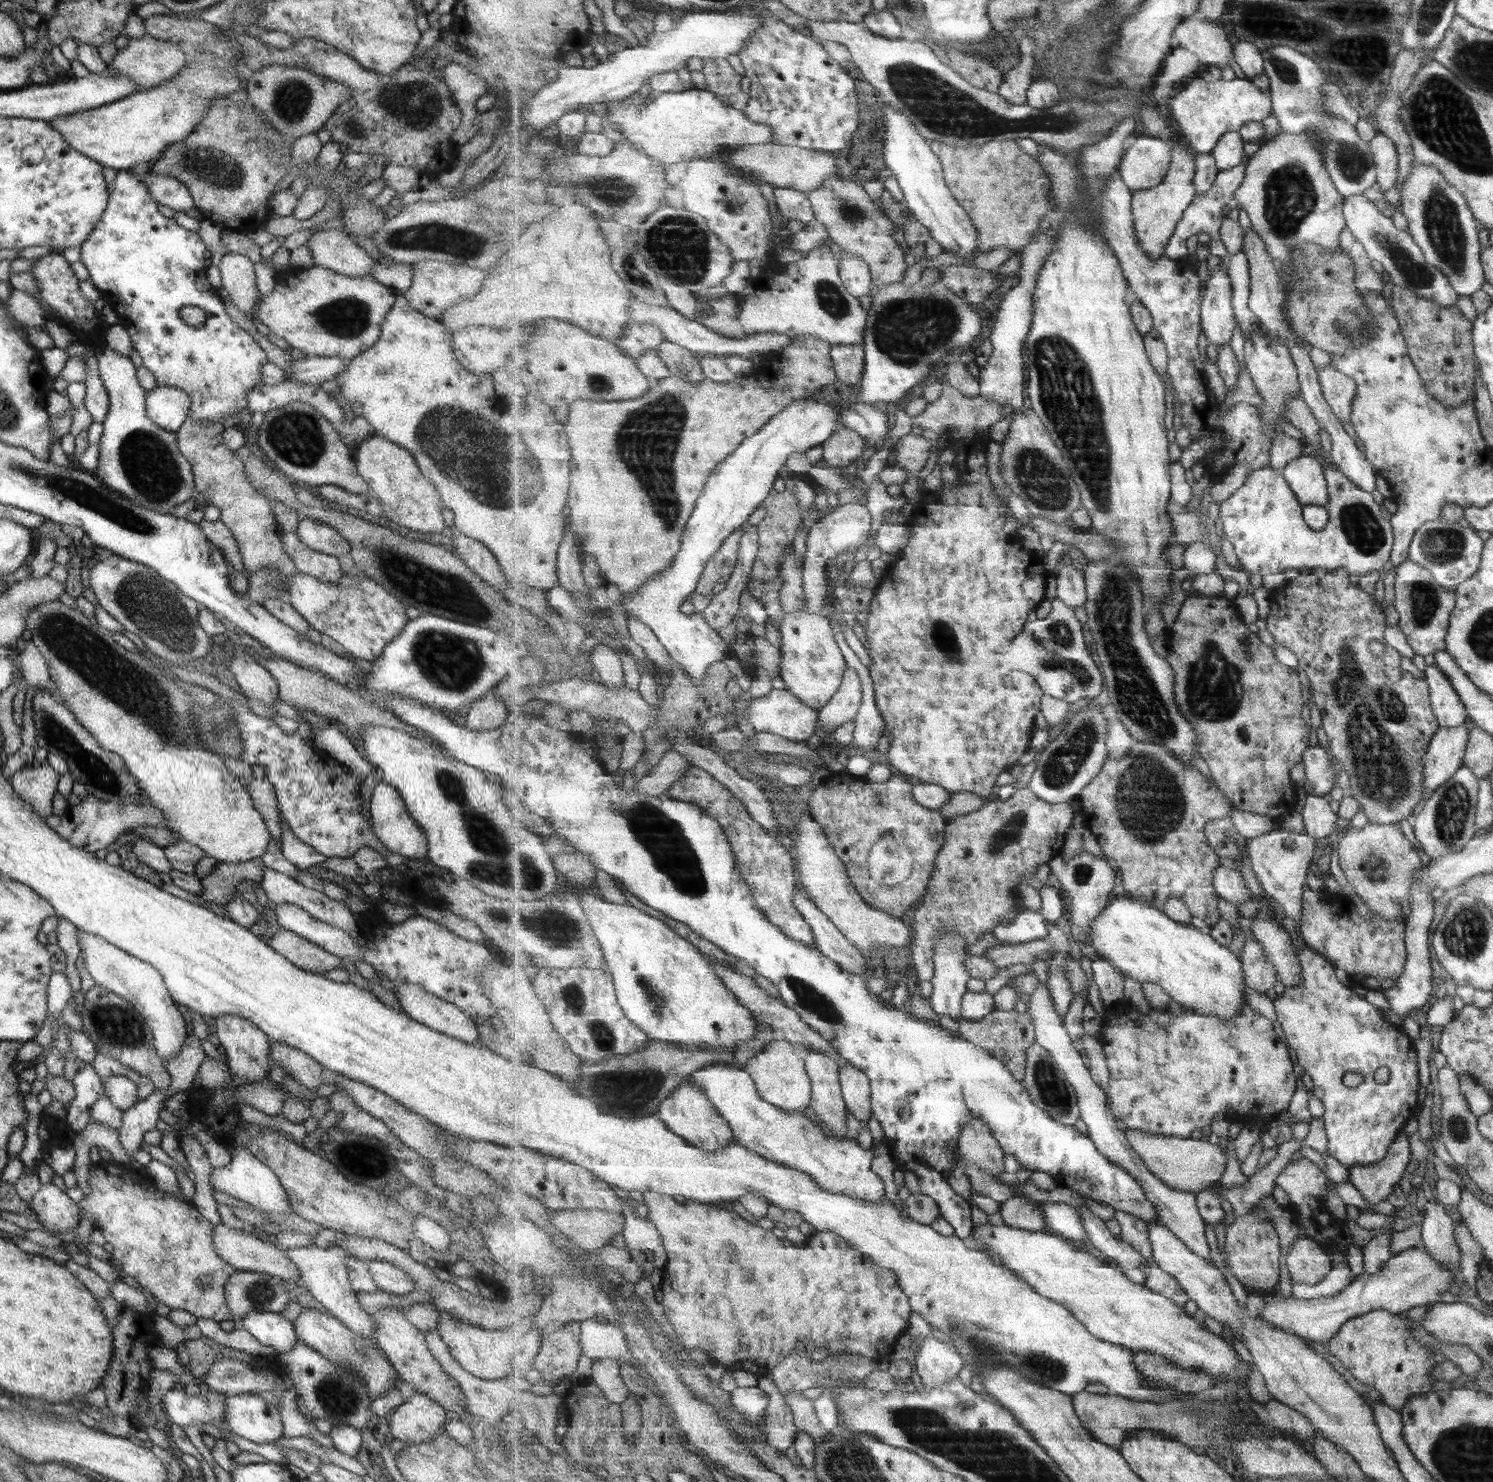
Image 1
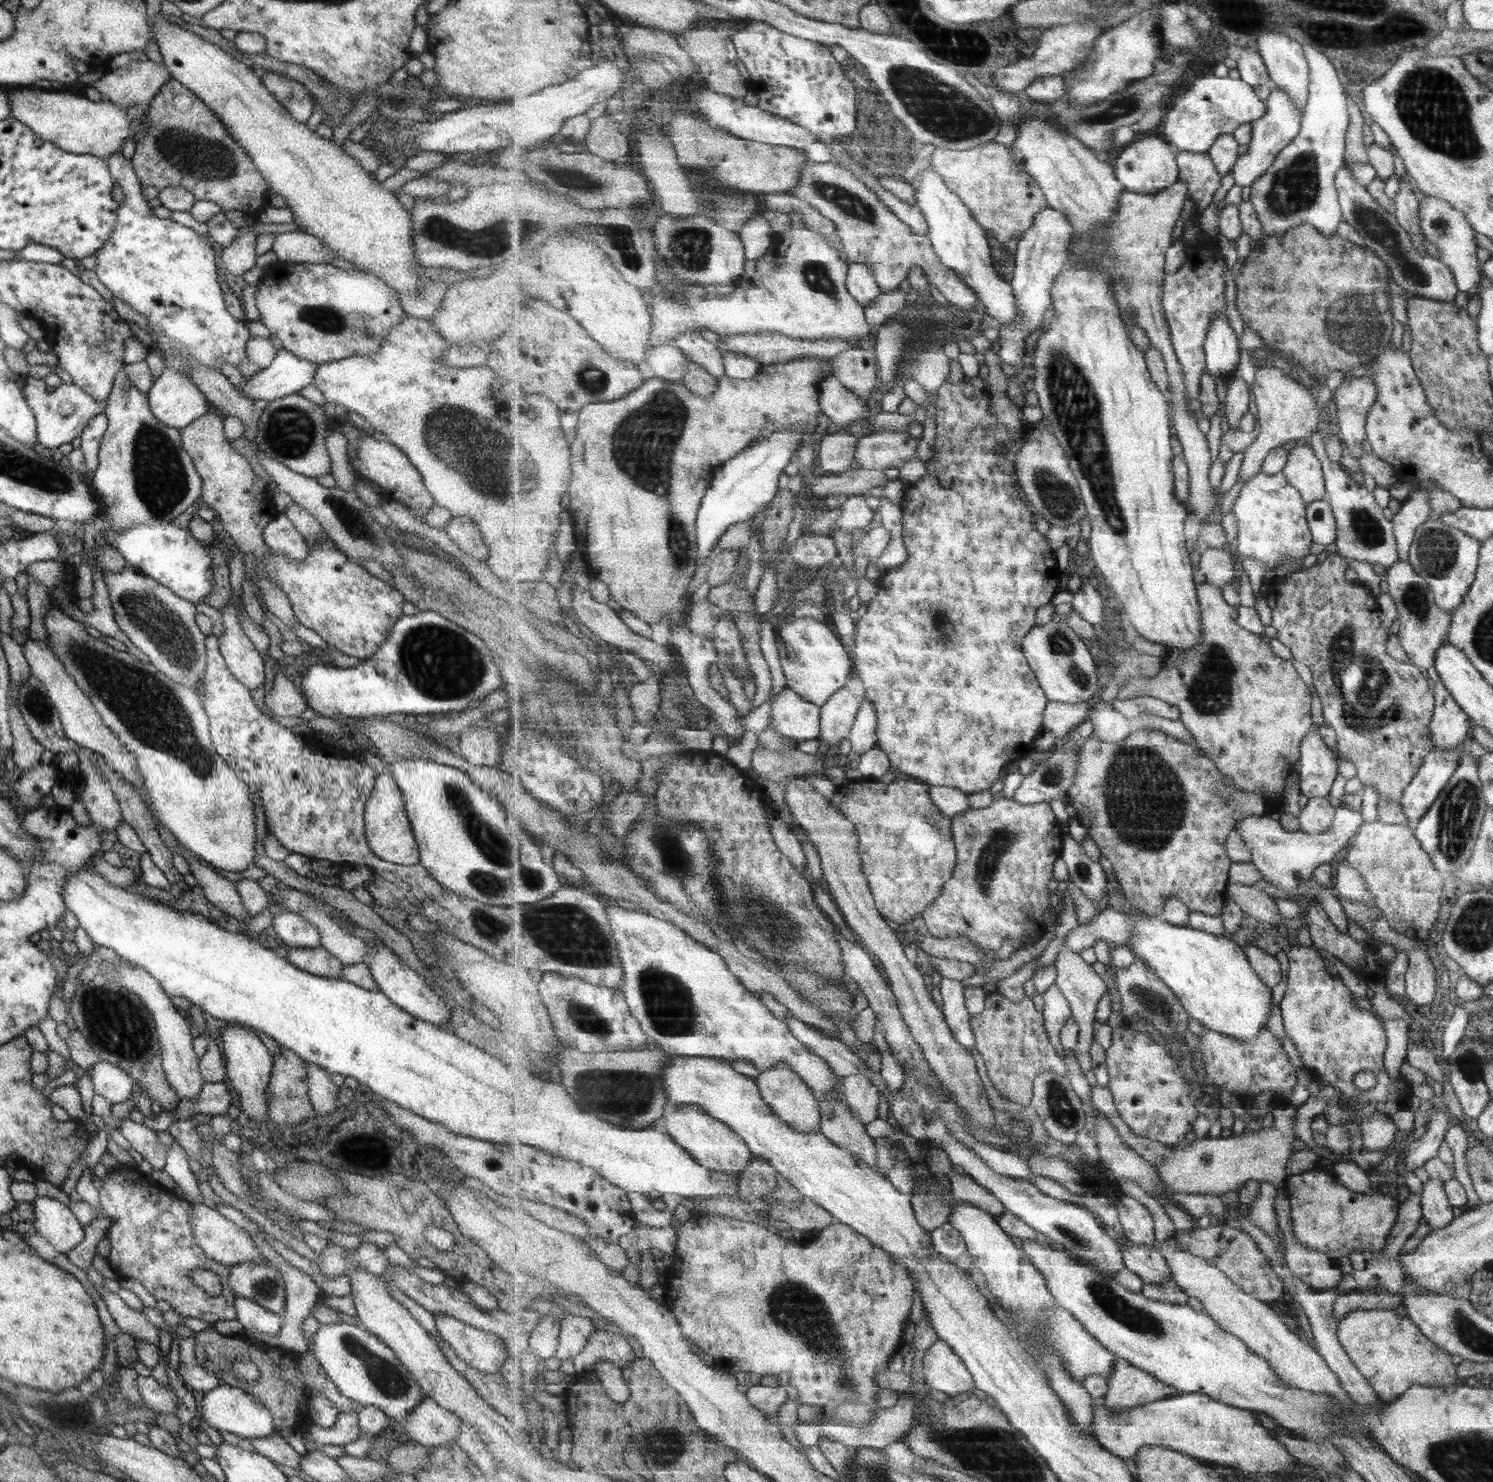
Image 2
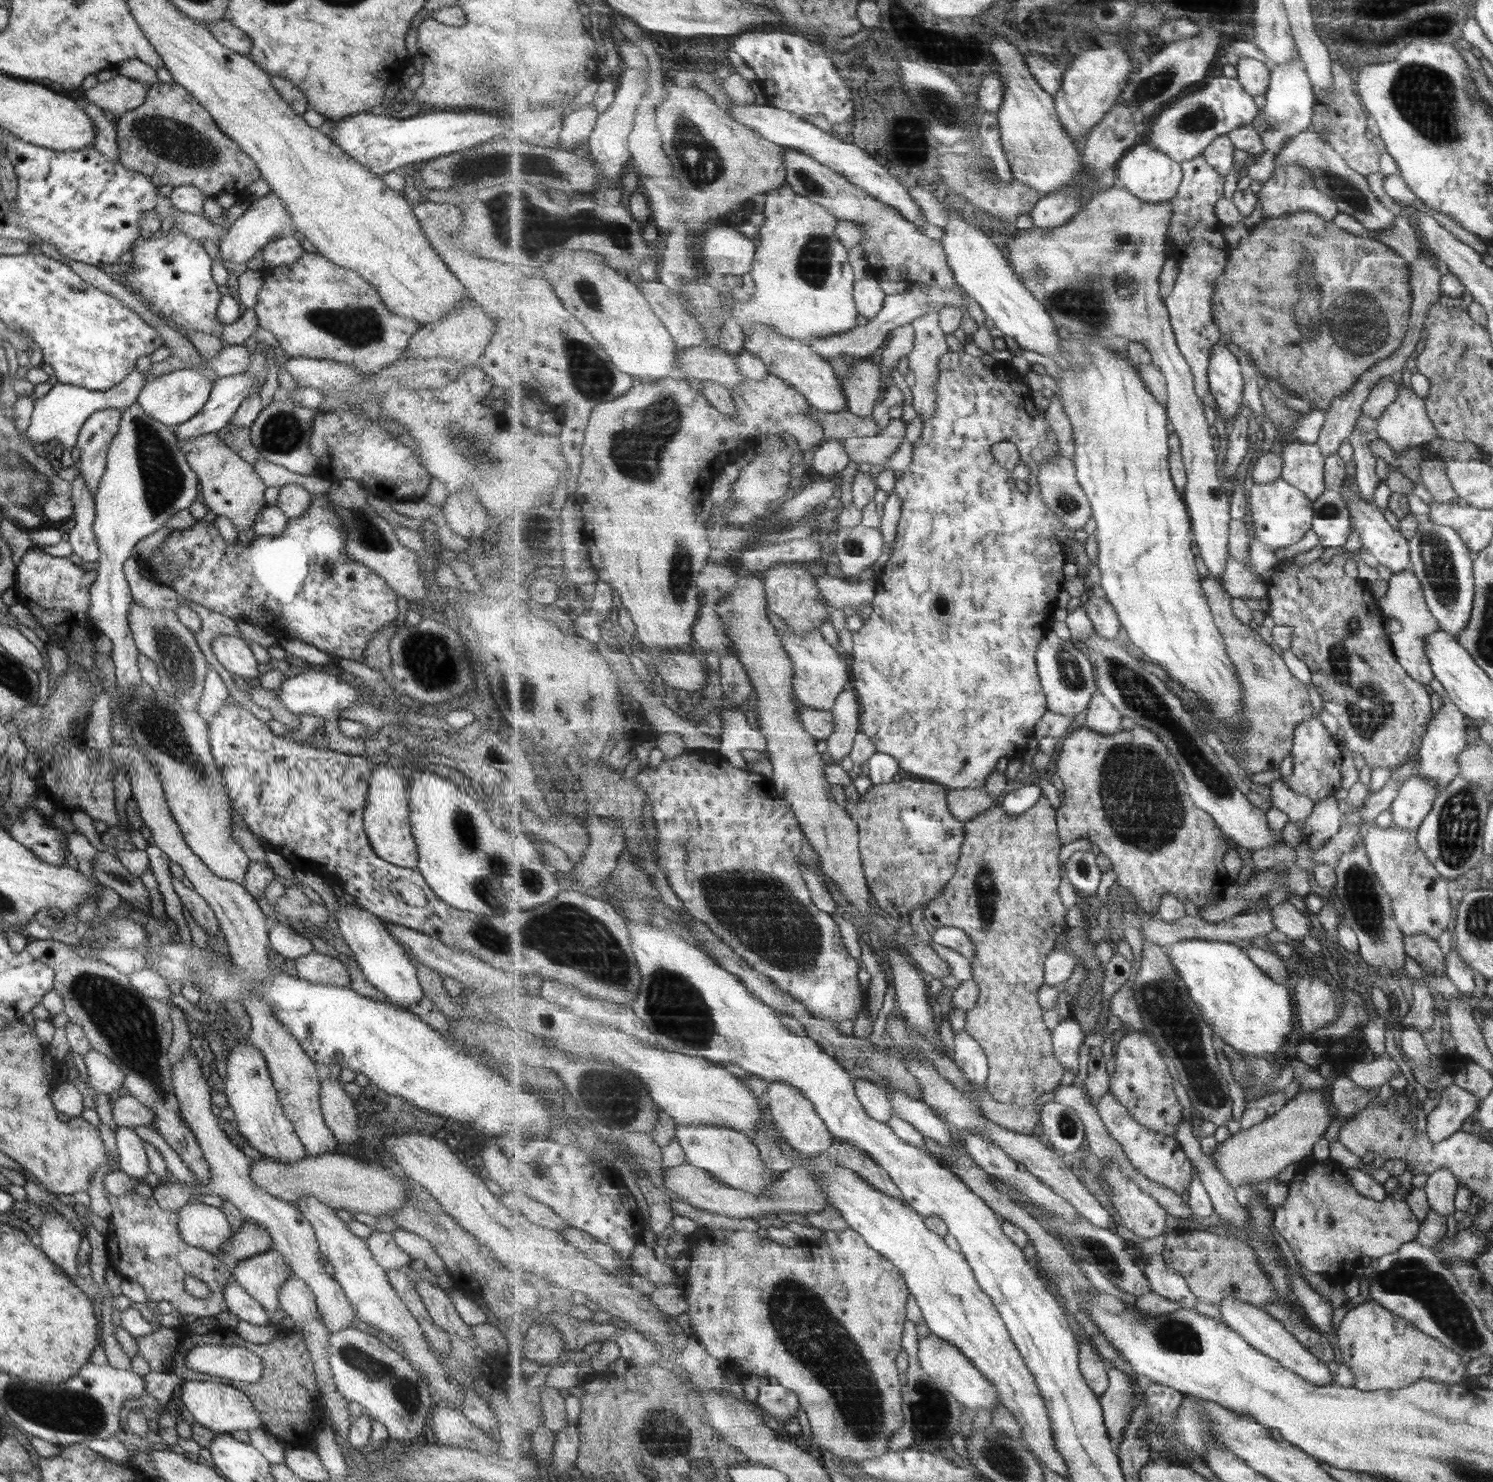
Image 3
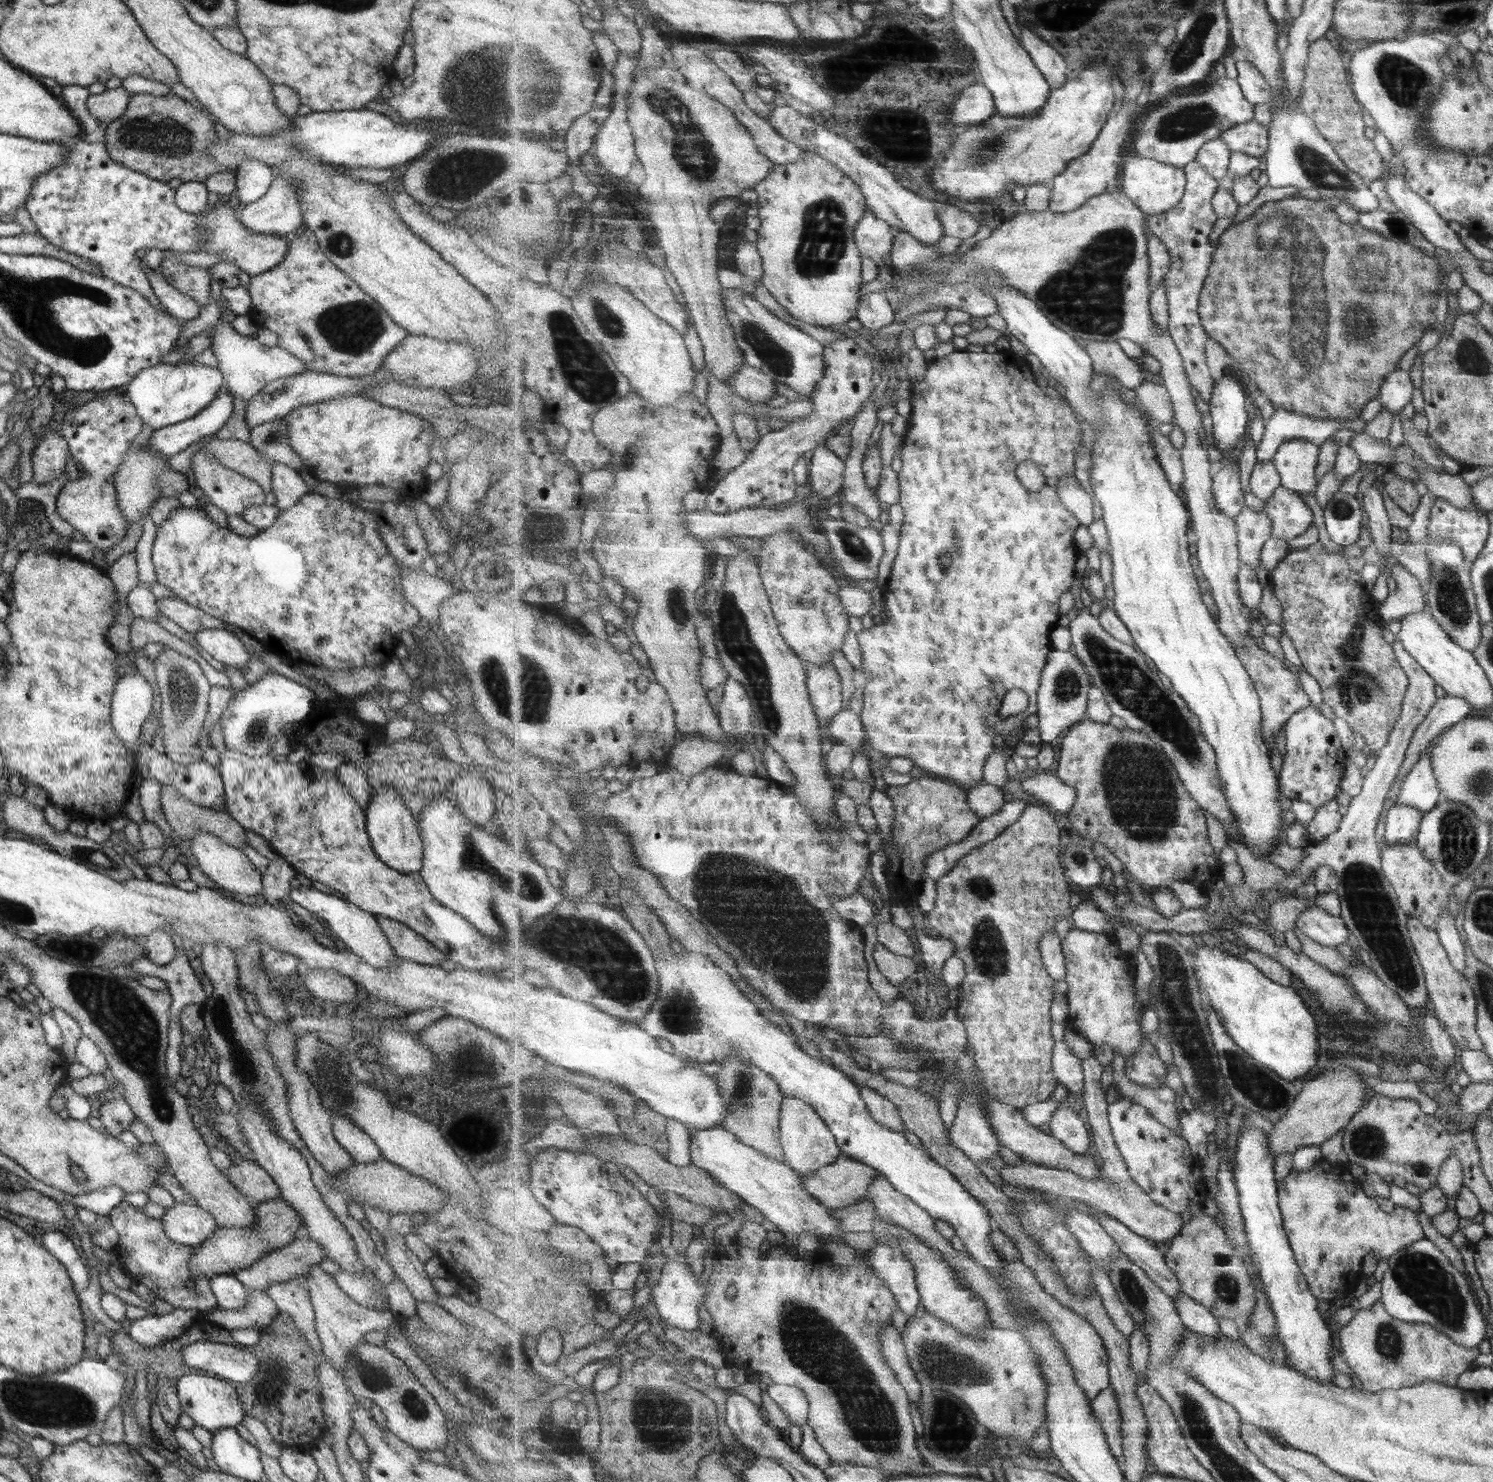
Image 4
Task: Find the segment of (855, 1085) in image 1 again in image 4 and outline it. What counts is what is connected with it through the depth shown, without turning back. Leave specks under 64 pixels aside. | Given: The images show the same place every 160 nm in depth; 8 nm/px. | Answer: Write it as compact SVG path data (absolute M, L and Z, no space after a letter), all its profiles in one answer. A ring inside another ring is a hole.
M865 1085L861 1086L861 1094L869 1112L873 1115L873 1118L877 1119L877 1122L901 1133L906 1129L898 1106L893 1104L885 1095L879 1094L876 1090Z

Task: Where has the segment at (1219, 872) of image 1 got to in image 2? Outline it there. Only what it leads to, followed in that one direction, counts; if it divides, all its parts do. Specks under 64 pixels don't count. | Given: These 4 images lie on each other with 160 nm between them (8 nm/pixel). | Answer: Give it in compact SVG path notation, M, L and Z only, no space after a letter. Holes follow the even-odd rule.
M1229 883L1227 897L1231 897L1249 916L1259 922L1281 924L1283 916L1279 913L1279 905L1273 897L1263 890L1257 890L1252 885Z

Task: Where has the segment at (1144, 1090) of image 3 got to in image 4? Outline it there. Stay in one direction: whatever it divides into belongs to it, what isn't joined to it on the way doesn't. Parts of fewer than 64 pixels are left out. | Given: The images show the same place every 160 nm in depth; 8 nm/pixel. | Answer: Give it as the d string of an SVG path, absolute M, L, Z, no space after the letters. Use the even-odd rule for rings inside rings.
M1152 1039L1144 1040L1136 1054L1127 1060L1126 1073L1133 1082L1149 1088L1163 1086L1163 1080L1167 1076L1167 1064L1159 1058Z

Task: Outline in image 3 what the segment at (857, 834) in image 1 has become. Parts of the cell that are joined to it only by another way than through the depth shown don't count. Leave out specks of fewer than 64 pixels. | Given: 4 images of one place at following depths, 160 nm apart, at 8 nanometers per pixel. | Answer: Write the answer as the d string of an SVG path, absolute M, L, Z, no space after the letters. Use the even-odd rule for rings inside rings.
M902 779L871 785L858 803L848 803L846 810L860 828L860 851L872 898L879 909L892 918L909 922L910 912L924 908L955 876L966 837L965 823L953 816L948 803L949 788L933 781Z

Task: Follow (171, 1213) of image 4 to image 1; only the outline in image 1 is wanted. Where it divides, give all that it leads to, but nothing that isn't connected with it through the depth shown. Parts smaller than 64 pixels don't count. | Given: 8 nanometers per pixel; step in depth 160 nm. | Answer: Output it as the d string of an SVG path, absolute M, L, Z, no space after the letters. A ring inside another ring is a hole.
M222 1223L217 1224L217 1226L213 1226L213 1250L221 1260L224 1260L236 1271L267 1273L280 1278L288 1286L292 1286L299 1280L295 1265L287 1260L284 1254L276 1249L276 1246L259 1241L250 1232L245 1233L243 1230L227 1228Z

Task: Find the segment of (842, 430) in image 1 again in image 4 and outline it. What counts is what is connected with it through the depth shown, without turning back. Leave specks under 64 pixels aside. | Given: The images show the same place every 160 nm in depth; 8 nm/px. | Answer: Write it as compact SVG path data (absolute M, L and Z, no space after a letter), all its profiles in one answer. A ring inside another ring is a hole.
M823 444L813 451L808 462L813 493L834 500L844 489L846 461Z

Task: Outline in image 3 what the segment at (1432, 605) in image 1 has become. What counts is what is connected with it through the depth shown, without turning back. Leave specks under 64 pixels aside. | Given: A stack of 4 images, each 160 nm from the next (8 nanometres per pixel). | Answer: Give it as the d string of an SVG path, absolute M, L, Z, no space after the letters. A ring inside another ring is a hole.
M1409 568L1391 573L1384 596L1376 601L1383 618L1386 620L1395 618L1401 626L1398 633L1391 633L1388 636L1391 652L1399 666L1409 678L1421 685L1427 685L1433 680L1433 674L1424 653L1424 636L1439 630L1437 621L1426 607L1419 581Z

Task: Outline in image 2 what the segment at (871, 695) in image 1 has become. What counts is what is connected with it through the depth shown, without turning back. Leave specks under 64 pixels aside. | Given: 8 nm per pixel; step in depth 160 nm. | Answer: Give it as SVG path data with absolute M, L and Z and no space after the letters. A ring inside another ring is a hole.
M866 693L863 695L861 709L848 738L852 743L852 751L859 756L878 747L877 711L875 711L875 706L869 701Z

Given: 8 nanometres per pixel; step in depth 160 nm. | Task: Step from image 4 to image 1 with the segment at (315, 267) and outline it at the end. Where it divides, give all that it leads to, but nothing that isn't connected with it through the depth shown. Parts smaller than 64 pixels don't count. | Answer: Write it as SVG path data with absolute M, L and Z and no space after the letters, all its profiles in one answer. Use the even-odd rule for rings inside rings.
M314 265L305 269L283 269L275 273L274 279L273 290L260 296L257 318L268 328L269 333L282 338L306 357L338 356L346 361L365 352L378 340L384 316L397 297L393 290L371 278L349 278Z

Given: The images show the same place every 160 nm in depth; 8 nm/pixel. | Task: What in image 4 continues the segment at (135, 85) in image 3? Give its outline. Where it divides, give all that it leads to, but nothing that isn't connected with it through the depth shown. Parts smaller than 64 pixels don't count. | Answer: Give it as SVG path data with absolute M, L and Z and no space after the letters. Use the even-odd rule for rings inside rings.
M122 87L105 89L102 93L88 95L85 101L86 111L101 125L109 124L119 118L126 109L130 94Z

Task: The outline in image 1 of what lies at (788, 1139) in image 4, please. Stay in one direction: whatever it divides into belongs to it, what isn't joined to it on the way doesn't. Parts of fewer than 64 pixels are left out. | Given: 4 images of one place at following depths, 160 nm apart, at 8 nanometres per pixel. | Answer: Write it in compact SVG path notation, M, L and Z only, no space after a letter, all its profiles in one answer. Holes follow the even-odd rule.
M776 1035L765 1045L765 1049L747 1060L745 1070L752 1075L759 1094L776 1107L781 1107L789 1114L805 1113L812 1101L812 1078L806 1069L806 1060L802 1051L789 1039Z

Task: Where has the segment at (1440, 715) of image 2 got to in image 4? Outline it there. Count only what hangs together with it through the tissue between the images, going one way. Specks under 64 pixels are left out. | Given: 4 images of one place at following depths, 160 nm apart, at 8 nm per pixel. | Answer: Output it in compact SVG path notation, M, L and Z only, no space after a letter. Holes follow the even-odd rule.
M1428 746L1419 754L1417 763L1405 775L1394 804L1413 806L1425 813L1434 808L1434 804L1443 798L1431 770L1431 761L1429 761L1431 747Z

